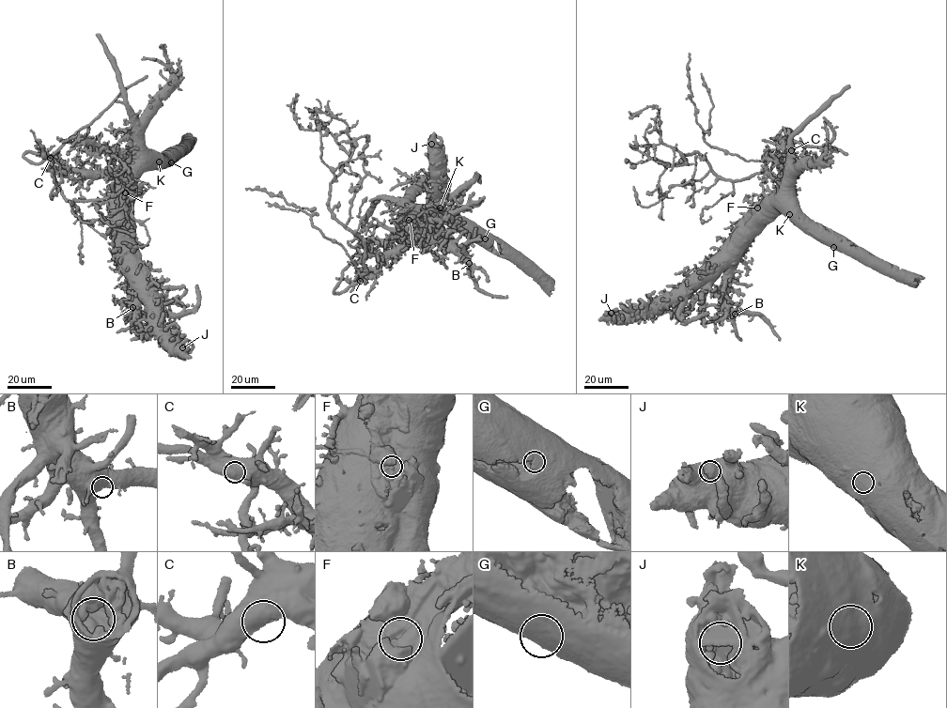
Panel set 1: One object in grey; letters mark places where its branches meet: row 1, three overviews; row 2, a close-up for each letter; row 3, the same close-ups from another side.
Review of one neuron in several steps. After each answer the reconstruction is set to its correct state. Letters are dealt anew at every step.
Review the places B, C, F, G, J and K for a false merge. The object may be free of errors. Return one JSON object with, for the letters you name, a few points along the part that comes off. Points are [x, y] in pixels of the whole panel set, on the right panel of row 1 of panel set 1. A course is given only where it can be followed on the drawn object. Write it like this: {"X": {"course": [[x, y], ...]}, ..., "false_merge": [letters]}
{"C": {"course": [[791, 150], [733, 182], [662, 143], [659, 109], [638, 115]]}, "false_merge": ["C"]}

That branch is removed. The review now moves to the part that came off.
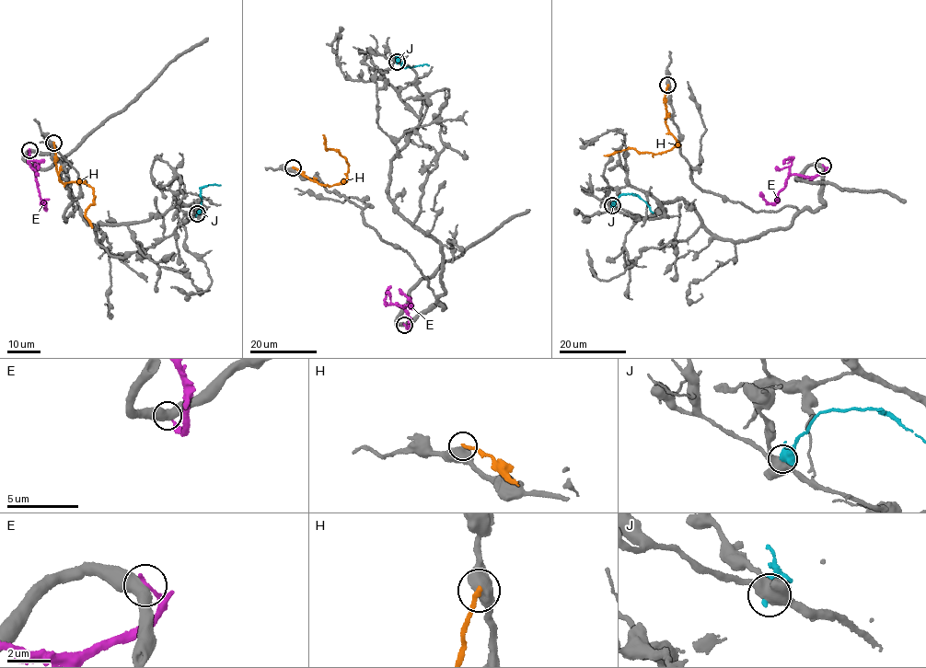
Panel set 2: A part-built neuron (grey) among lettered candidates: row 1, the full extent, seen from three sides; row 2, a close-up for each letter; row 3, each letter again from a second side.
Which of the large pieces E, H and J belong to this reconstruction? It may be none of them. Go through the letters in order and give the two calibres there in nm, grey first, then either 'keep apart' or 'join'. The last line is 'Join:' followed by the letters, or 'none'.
E: 550/200 nm | keep apart
H: 600/200 nm | keep apart
J: 480/500 nm | keep apart
Join: none

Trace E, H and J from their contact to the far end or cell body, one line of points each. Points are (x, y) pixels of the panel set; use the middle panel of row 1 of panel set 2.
E: (404, 325), (409, 328), (408, 312), (399, 305), (409, 305), (411, 301), (399, 289)
H: (293, 167), (318, 183), (331, 186), (341, 182), (346, 177), (346, 158), (333, 149), (325, 149), (322, 134)
J: (397, 62), (396, 57), (406, 67), (429, 65)

